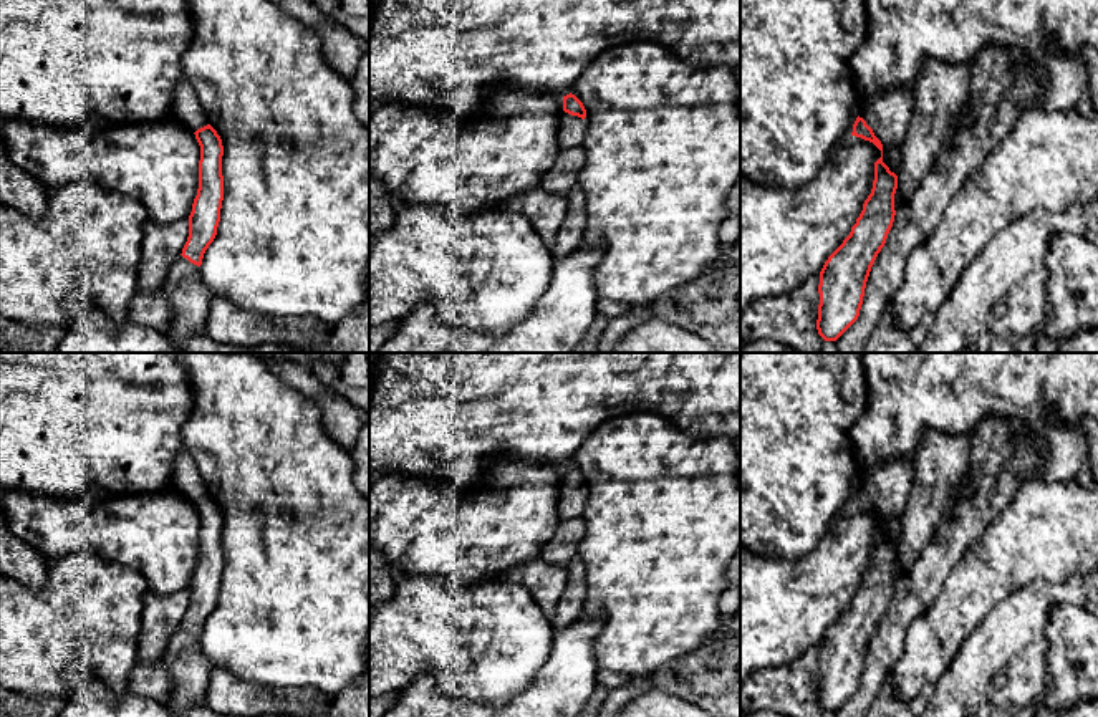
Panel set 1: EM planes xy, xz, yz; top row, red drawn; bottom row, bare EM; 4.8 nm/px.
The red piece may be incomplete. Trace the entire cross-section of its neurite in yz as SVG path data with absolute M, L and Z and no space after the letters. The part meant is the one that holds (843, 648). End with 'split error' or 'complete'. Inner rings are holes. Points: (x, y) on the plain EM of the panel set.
M914 457L891 460L864 472L853 495L851 507L873 513L881 528L856 594L820 642L816 700L825 712L836 712L860 687L871 638L894 593L901 518L913 477Z; split error

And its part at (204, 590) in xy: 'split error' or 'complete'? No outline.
split error

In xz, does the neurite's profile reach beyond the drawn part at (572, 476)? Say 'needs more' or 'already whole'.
needs more

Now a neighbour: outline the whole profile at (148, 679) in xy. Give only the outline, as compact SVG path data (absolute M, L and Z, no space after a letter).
M137 659L129 674L128 691L131 694L149 697L169 705L174 691L174 681L162 661L146 662Z

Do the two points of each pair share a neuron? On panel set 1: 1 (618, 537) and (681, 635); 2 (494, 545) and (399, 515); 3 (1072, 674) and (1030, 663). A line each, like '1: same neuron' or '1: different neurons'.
1: same neuron
2: same neuron
3: different neurons

